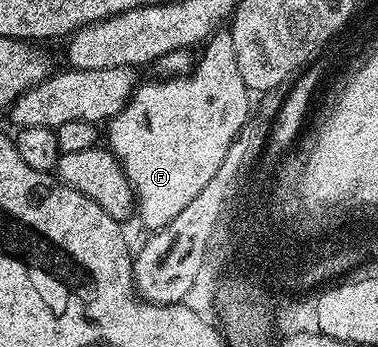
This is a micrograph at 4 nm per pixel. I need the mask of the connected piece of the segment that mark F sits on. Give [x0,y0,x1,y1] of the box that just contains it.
[105,32,253,231]

